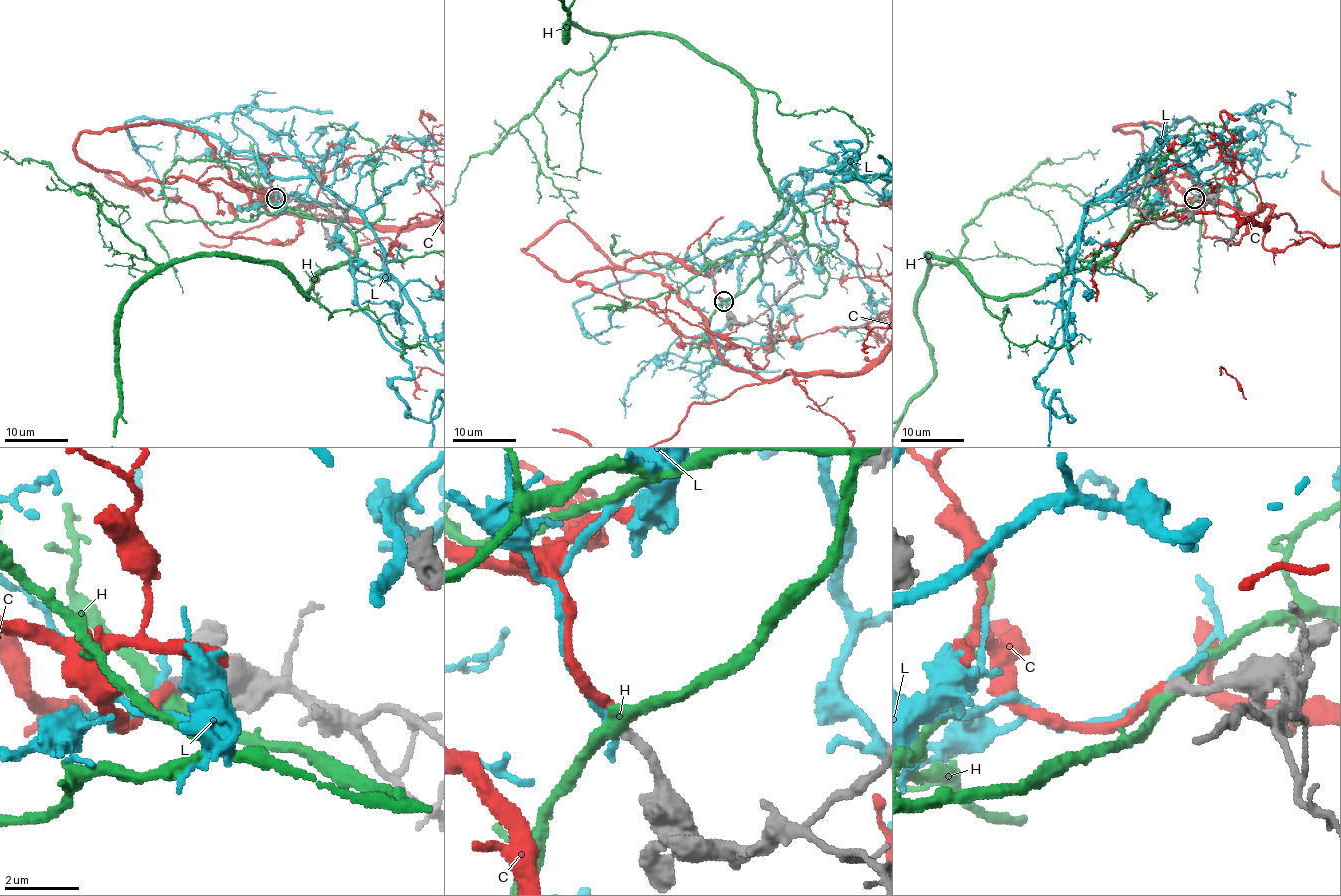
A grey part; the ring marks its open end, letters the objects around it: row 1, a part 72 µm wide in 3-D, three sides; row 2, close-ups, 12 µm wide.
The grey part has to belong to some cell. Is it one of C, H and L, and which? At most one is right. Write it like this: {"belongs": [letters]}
{"belongs": ["C"]}

